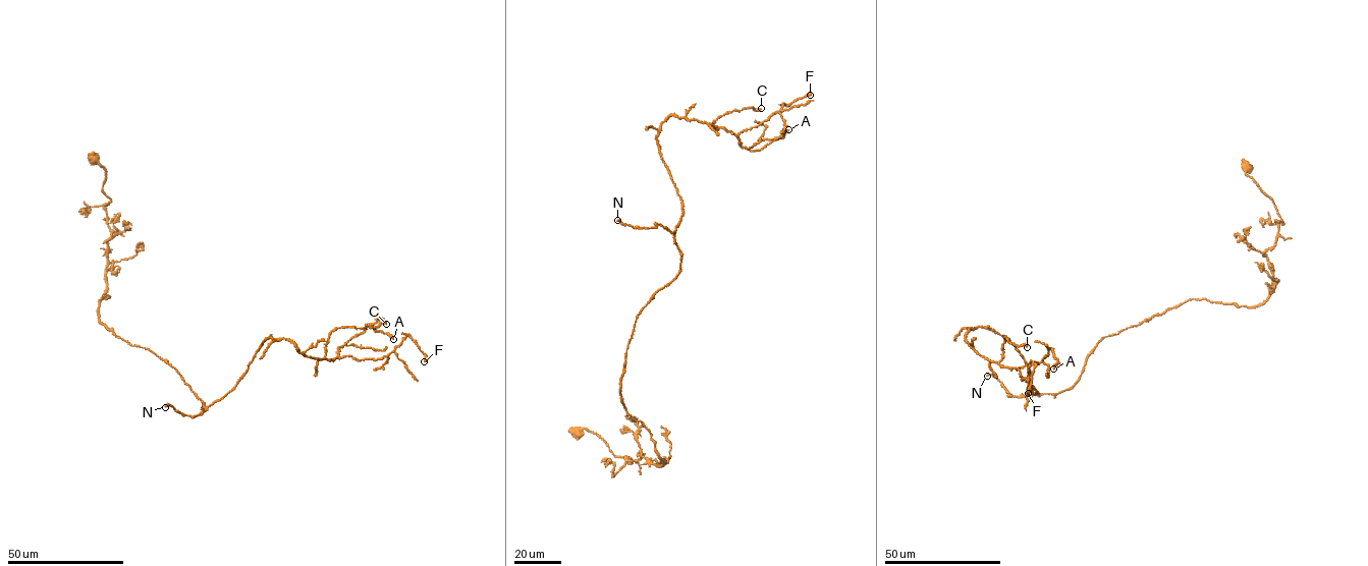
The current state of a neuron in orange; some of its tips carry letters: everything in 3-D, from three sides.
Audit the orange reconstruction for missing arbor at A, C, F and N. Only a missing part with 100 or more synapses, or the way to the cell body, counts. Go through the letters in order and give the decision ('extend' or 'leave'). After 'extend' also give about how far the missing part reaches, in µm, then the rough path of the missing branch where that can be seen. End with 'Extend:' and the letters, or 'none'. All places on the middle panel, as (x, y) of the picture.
A: leave
C: leave
F: leave
N: leave
Extend: none

